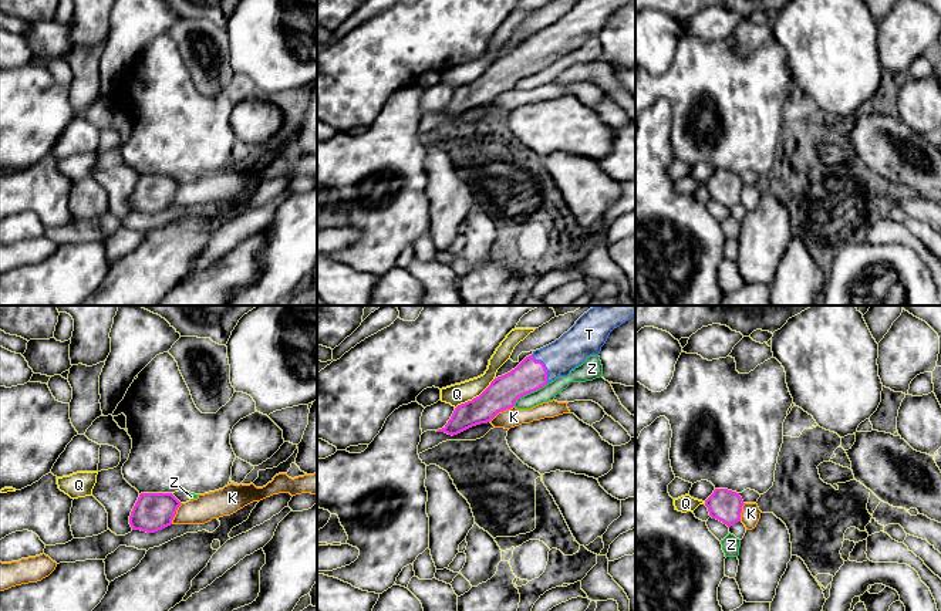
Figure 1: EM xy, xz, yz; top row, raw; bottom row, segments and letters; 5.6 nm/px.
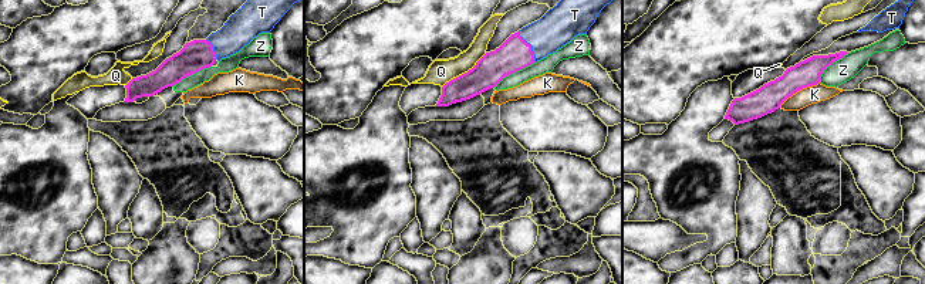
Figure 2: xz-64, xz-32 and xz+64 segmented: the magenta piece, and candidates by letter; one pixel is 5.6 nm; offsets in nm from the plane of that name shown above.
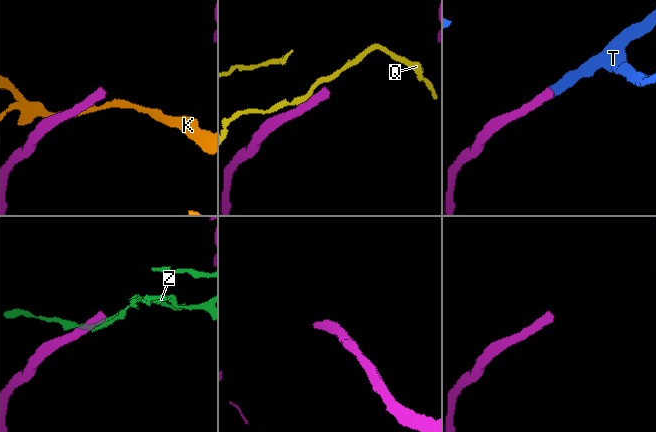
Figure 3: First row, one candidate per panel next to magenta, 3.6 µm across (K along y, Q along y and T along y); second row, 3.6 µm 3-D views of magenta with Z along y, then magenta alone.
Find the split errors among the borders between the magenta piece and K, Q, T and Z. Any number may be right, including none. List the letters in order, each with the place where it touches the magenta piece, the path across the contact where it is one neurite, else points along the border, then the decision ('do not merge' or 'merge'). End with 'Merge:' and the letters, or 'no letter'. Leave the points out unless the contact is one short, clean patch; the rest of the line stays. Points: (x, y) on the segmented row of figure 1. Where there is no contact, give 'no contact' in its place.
K: xz (501, 411) | do not merge
Q: xz (476, 397) | do not merge
T: xz (545, 367) | along xz (532, 354), (543, 364), (547, 381) | do not merge
Z: xz (529, 392) | do not merge
Merge: no letter

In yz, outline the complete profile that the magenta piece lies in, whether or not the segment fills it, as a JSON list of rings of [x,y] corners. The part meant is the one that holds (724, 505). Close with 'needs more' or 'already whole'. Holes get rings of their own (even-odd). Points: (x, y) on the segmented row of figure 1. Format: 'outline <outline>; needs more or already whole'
outline [[[715,489],[705,500],[709,516],[726,524],[728,527],[741,521],[743,500],[739,493],[728,489]]]; already whole

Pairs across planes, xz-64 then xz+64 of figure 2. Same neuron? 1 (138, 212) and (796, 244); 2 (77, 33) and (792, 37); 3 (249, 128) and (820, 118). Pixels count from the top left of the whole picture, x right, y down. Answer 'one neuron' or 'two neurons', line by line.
1: one neuron
2: one neuron
3: one neuron

